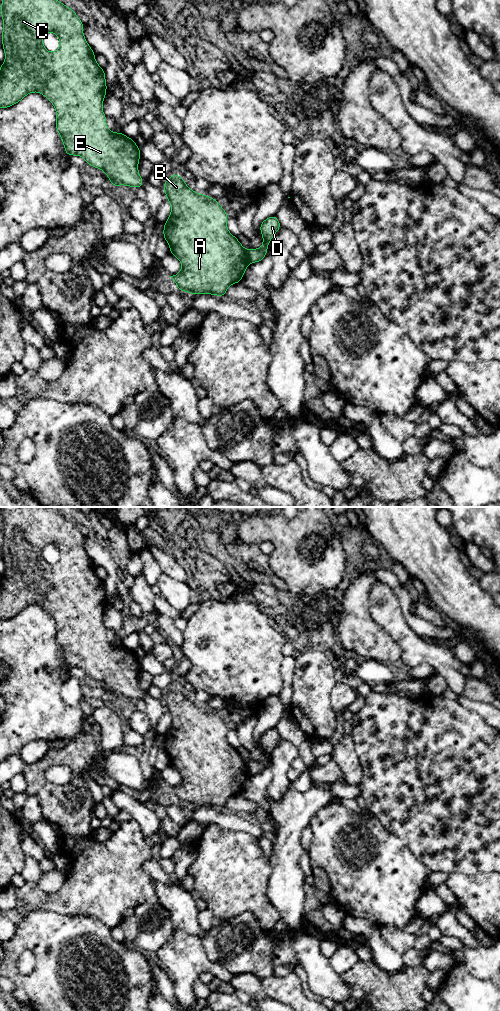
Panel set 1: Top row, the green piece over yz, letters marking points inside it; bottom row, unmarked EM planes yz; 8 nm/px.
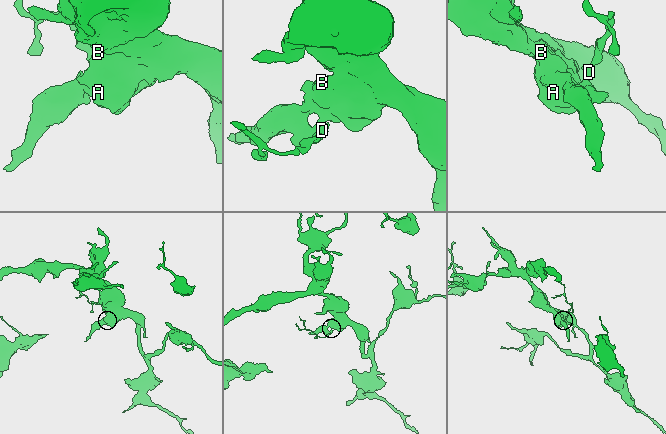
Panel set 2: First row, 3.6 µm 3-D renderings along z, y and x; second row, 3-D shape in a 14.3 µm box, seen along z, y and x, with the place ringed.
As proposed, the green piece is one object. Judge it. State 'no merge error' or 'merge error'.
merge error

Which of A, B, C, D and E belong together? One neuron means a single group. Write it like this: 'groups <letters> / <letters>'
groups A B C E / D

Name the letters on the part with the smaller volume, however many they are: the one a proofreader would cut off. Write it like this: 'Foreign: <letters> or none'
Foreign: D

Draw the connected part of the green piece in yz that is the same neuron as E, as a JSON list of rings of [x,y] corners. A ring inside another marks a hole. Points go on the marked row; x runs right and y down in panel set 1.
[[[2,0],[0,10],[3,18],[2,47],[5,51],[5,61],[0,66],[0,108],[11,107],[32,92],[41,93],[55,107],[56,129],[67,155],[81,156],[87,165],[103,170],[114,187],[121,184],[143,187],[143,179],[138,171],[140,149],[134,139],[122,132],[114,133],[107,127],[106,116],[102,110],[107,94],[105,71],[95,60],[95,53],[83,34],[84,24],[75,10],[58,0]],[[49,32],[56,34],[60,40],[60,47],[54,52],[47,51],[43,45],[43,37]]]

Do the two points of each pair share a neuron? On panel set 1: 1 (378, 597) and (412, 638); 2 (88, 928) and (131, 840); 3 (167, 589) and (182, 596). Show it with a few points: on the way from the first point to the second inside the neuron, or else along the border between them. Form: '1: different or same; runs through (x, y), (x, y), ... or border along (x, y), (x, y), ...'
1: same; runs through (385, 607), (386, 612), (402, 628)
2: different; border along (70, 915), (93, 916), (110, 929)
3: same; runs through (171, 589), (178, 594)

